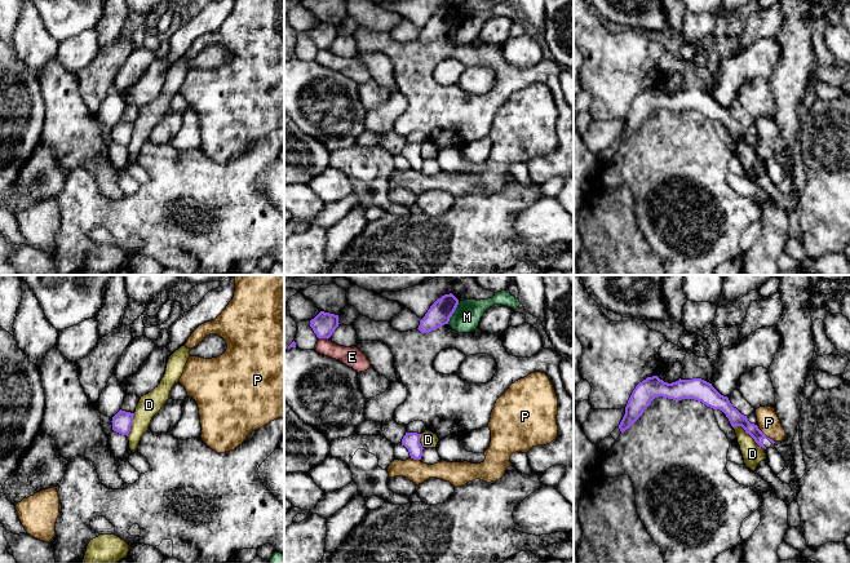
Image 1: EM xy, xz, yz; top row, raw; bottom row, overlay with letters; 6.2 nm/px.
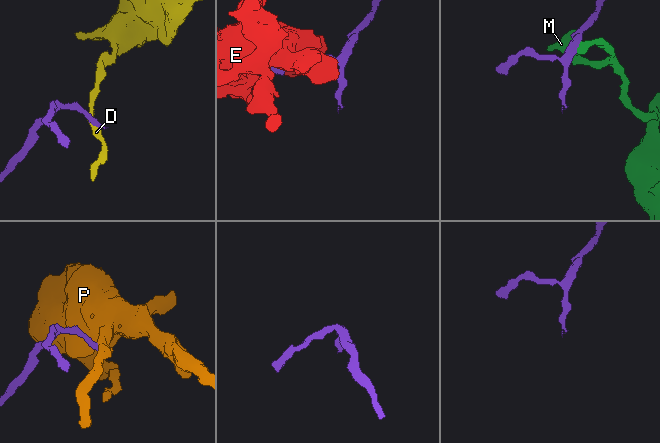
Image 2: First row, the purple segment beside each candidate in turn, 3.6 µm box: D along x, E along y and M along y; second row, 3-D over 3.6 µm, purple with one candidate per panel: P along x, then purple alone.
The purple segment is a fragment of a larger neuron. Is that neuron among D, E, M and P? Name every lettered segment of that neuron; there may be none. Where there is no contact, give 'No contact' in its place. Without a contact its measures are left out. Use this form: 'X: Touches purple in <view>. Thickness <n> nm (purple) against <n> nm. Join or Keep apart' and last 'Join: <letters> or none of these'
D: Touches purple in yz. Thickness 90 nm (purple) against 130 nm. Keep apart
E: Touches purple in xz. Thickness 150 nm (purple) against 120 nm. Keep apart
M: Touches purple in xz. Thickness 140 nm (purple) against 170 nm. Keep apart
P: Touches purple in yz. Thickness 90 nm (purple) against 140 nm. Keep apart
Join: none of these

